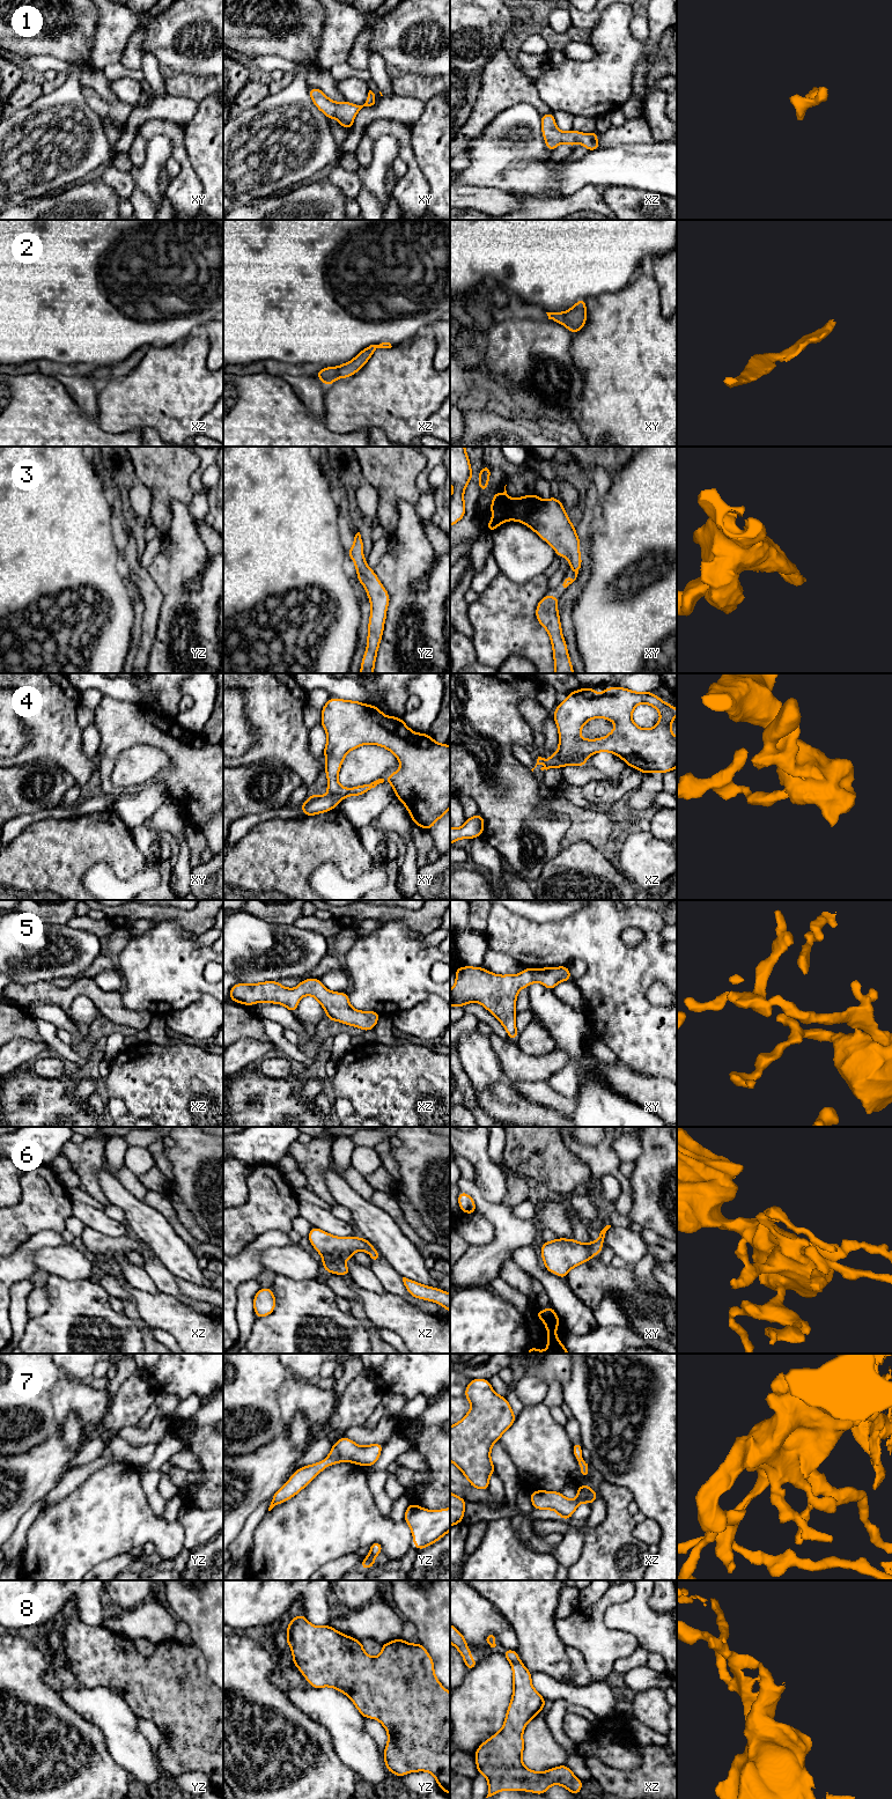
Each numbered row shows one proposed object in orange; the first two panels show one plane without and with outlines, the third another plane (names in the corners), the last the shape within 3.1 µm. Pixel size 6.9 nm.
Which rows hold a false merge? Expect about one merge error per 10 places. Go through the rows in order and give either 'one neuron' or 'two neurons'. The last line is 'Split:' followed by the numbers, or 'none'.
1: one neuron
2: one neuron
3: one neuron
4: two neurons
5: one neuron
6: one neuron
7: one neuron
8: one neuron
Split: 4

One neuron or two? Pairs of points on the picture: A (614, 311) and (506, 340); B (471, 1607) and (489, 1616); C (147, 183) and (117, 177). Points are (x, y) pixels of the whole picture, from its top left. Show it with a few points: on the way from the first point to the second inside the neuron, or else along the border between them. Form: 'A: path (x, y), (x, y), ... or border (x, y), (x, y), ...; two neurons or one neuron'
A: border (570, 333), (570, 356), (573, 360); two neurons
B: path (476, 1612), (480, 1616), (485, 1616); one neuron
C: border (130, 172), (135, 187); two neurons

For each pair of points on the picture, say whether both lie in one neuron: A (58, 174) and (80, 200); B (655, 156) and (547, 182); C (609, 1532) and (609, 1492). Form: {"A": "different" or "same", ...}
{"A": "different", "B": "same", "C": "same"}

